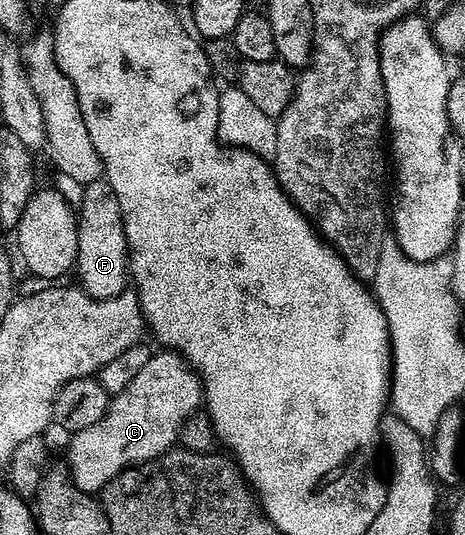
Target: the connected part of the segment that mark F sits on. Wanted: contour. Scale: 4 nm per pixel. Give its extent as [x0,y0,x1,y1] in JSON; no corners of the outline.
[75,179,131,300]

